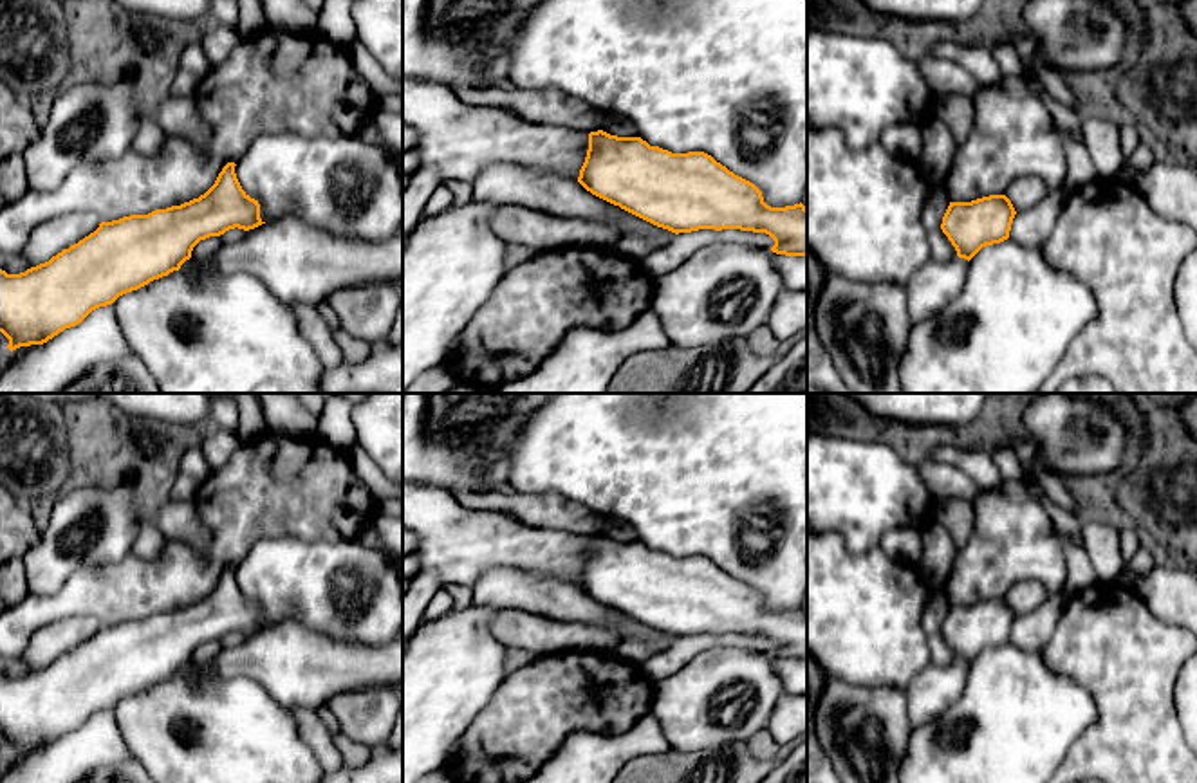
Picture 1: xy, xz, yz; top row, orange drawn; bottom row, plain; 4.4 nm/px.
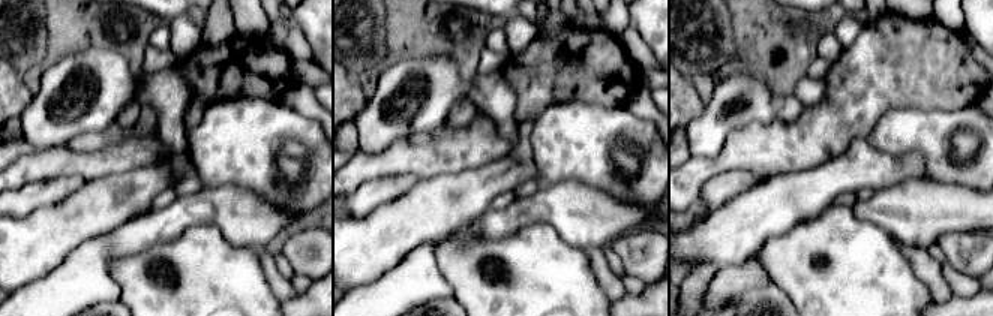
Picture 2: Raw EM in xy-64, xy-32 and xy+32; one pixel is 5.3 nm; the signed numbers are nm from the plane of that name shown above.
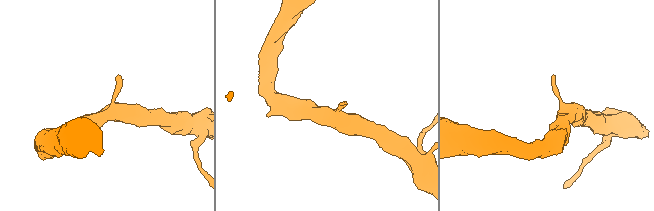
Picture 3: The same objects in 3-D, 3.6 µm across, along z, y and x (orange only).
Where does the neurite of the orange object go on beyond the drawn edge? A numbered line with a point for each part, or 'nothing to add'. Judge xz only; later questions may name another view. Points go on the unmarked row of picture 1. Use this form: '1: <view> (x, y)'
nothing to add

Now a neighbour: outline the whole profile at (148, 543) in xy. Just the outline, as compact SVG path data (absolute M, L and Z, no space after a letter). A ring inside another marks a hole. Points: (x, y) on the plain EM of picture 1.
M146 521L137 532L132 556L143 561L155 559L166 543L168 539L162 536L162 532L152 521Z

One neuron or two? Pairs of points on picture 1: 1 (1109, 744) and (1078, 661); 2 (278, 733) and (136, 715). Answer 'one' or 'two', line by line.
1: one
2: one

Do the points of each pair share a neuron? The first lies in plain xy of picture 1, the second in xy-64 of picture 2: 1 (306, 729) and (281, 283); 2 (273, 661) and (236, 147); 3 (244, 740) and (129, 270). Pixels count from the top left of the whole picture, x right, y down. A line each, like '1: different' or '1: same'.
1: same
2: different
3: same

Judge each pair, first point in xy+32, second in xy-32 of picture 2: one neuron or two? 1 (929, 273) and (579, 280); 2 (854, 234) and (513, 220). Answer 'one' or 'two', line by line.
1: two
2: two

